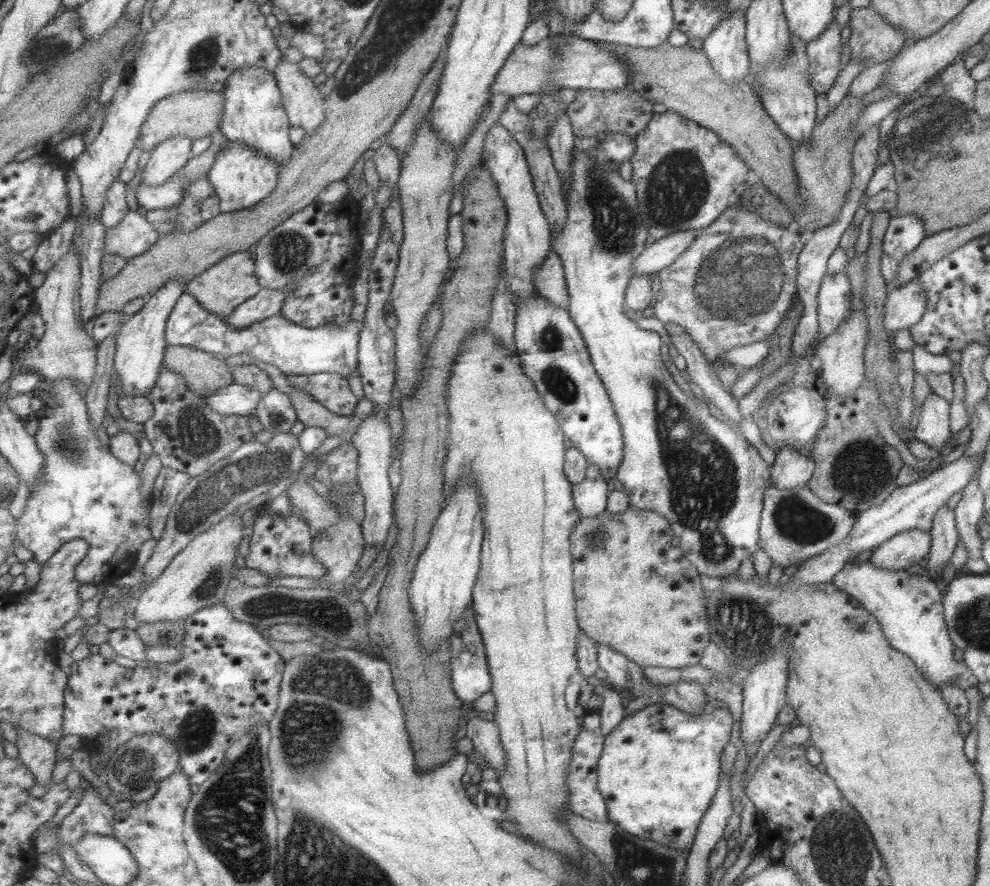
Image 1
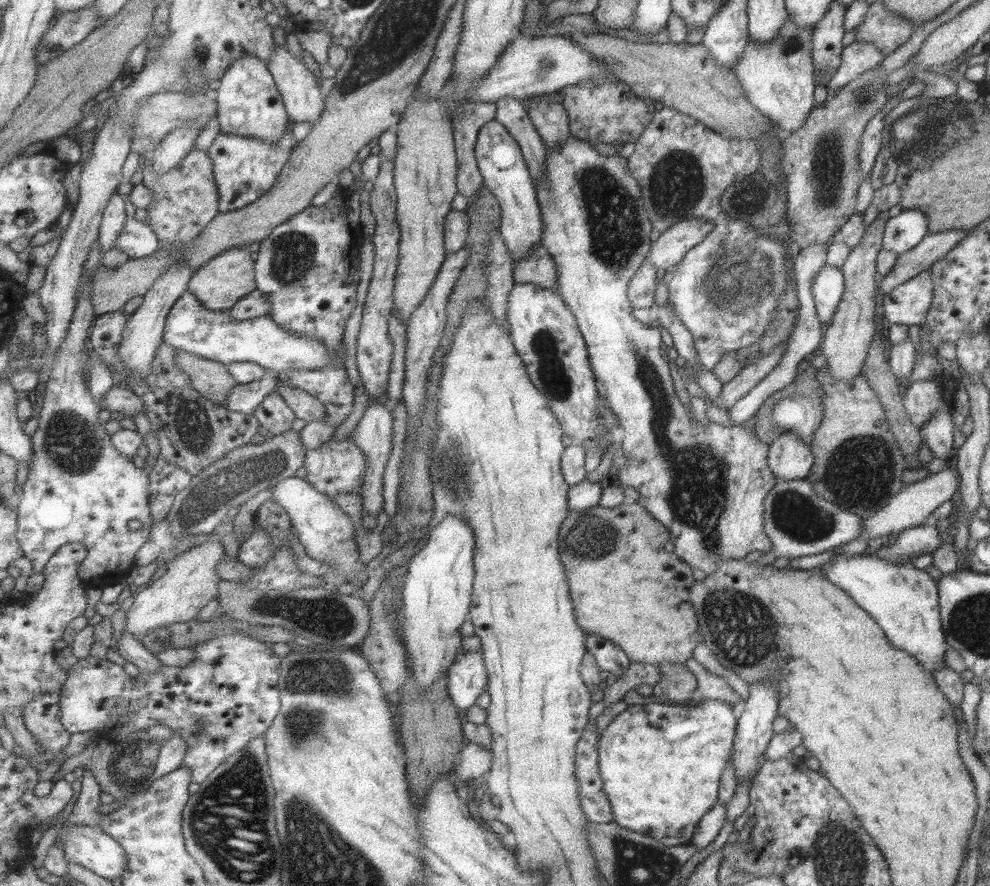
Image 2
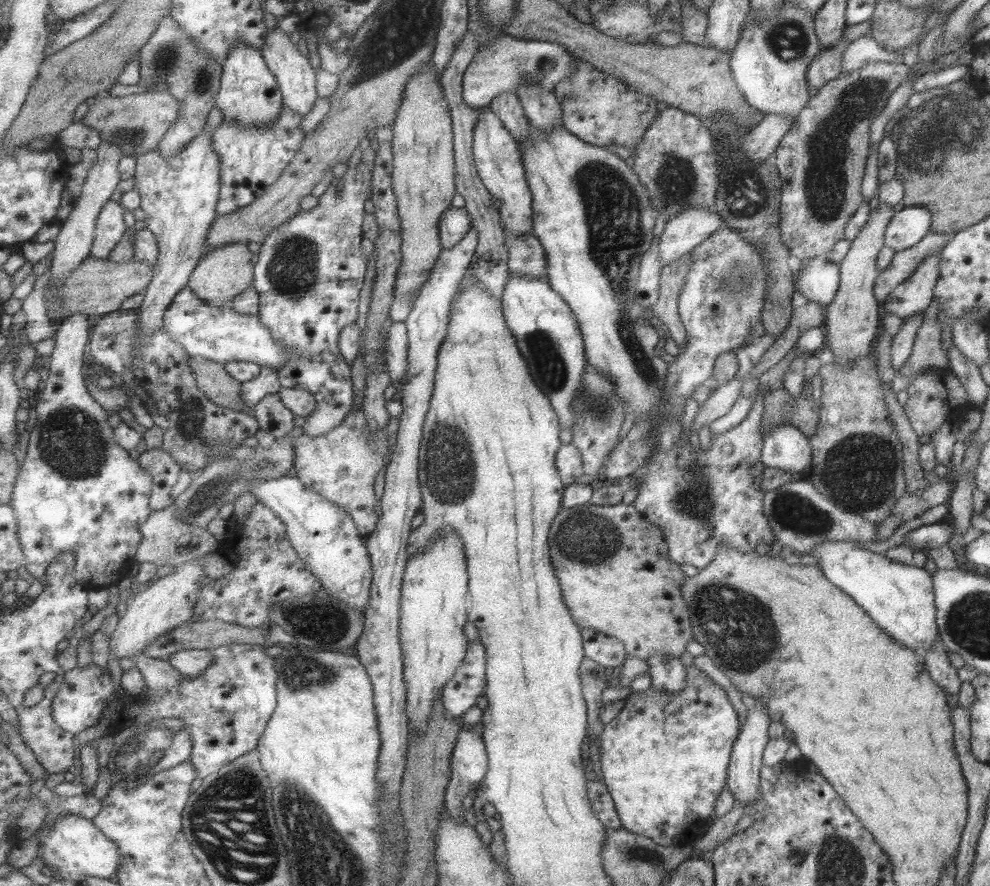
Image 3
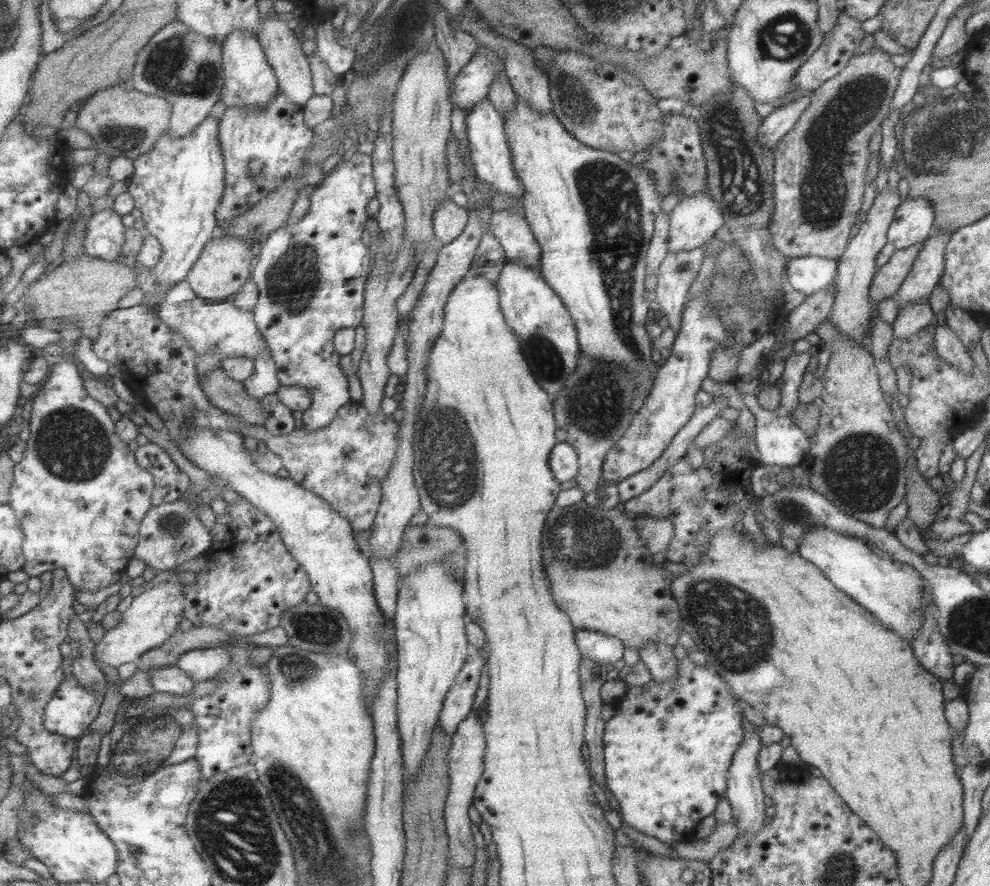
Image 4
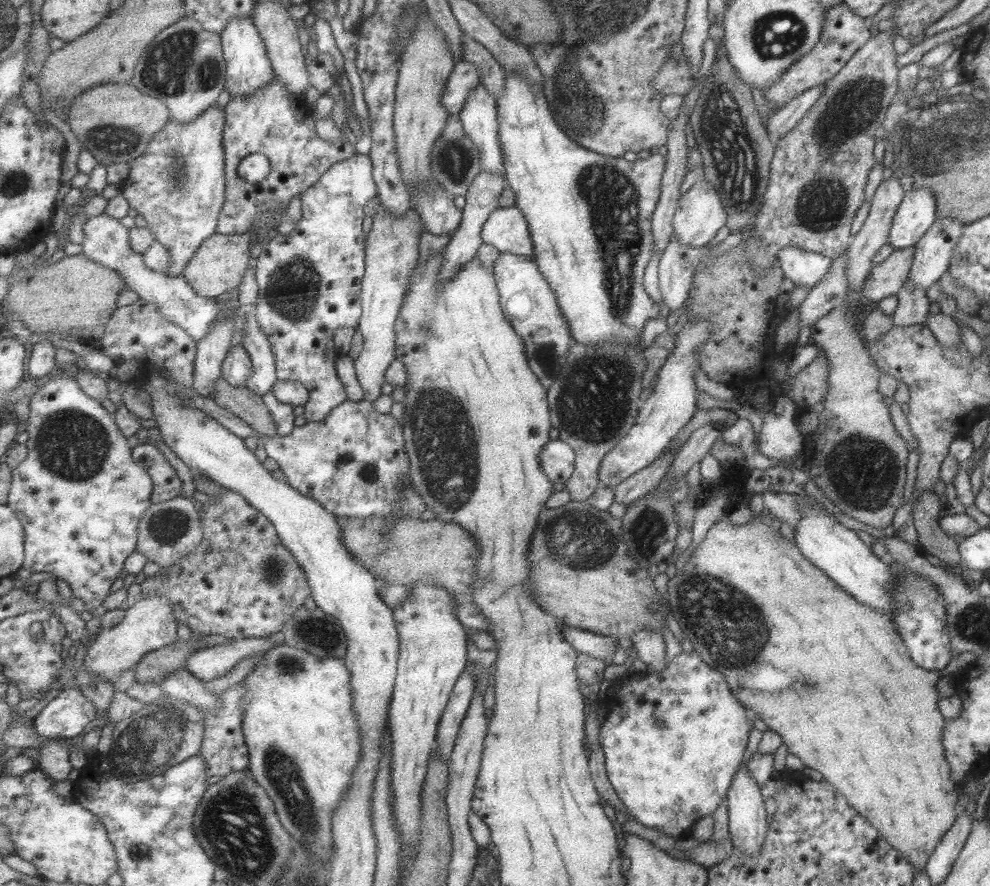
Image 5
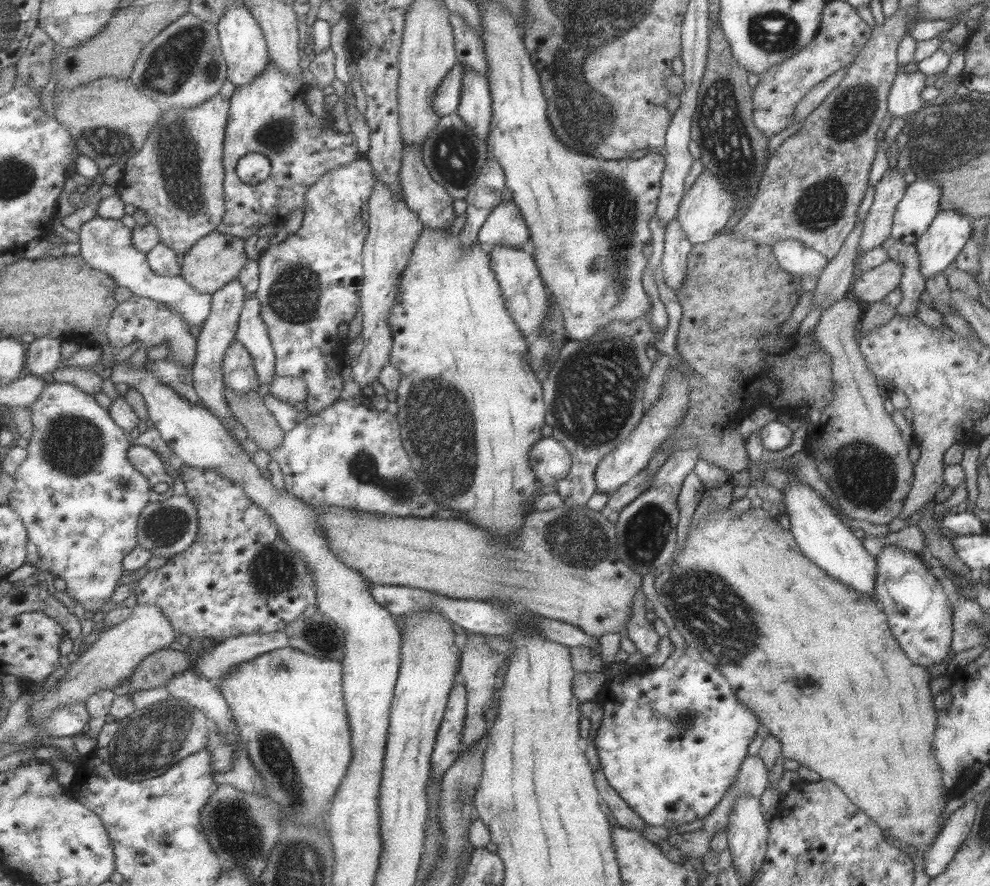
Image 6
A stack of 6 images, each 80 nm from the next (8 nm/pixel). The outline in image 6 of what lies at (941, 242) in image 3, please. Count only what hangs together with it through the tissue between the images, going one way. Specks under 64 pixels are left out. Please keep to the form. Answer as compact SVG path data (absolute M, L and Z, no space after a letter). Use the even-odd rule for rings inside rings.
M891 259L867 272L858 272L849 293L853 300L874 303L883 300L891 290L899 286L903 268Z

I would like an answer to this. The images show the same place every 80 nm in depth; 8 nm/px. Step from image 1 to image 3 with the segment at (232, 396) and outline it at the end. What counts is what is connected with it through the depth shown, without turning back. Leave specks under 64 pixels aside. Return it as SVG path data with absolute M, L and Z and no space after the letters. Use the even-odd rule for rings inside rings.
M264 366L258 377L242 383L243 404L254 409L267 395L277 394L282 387L278 370L274 366Z

